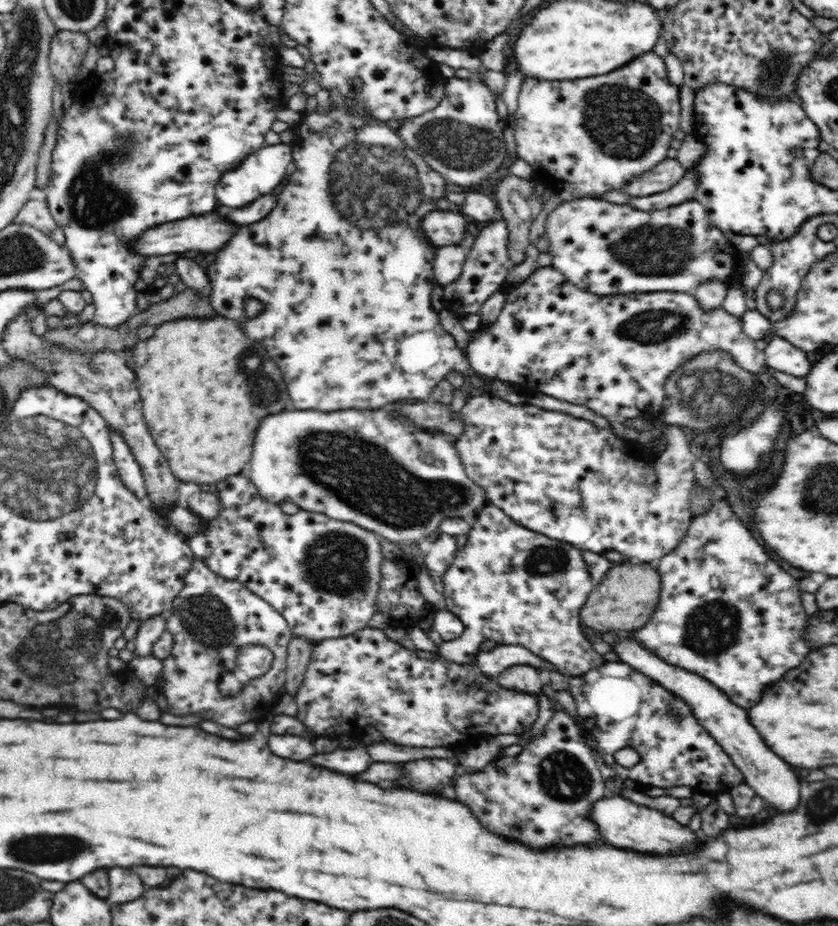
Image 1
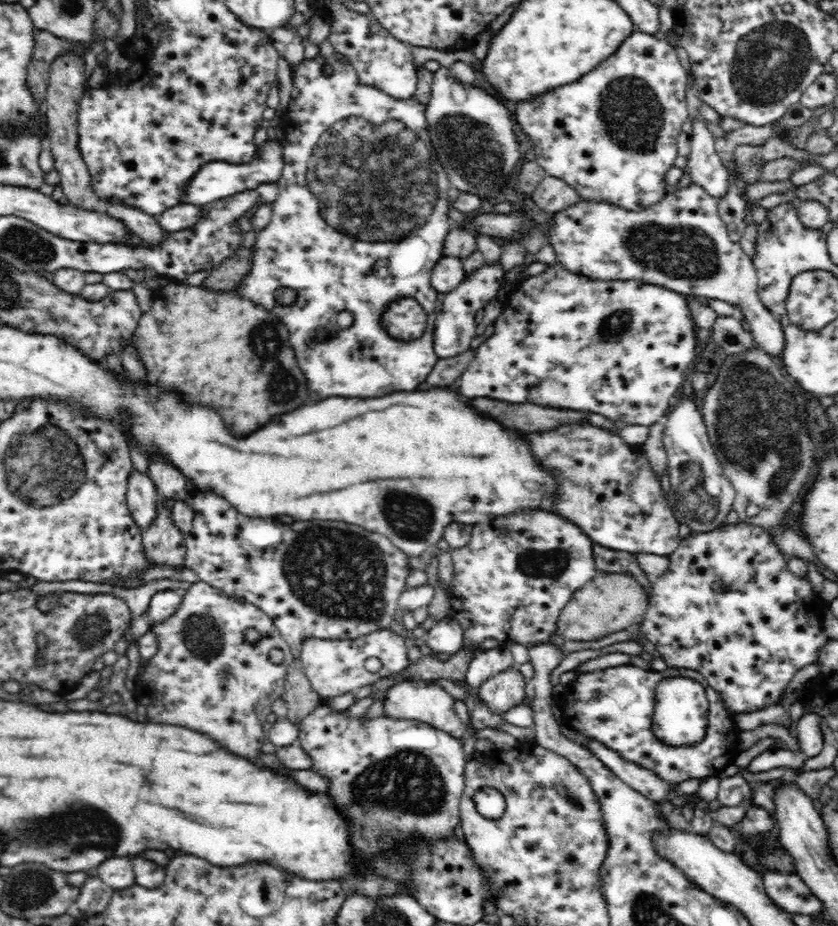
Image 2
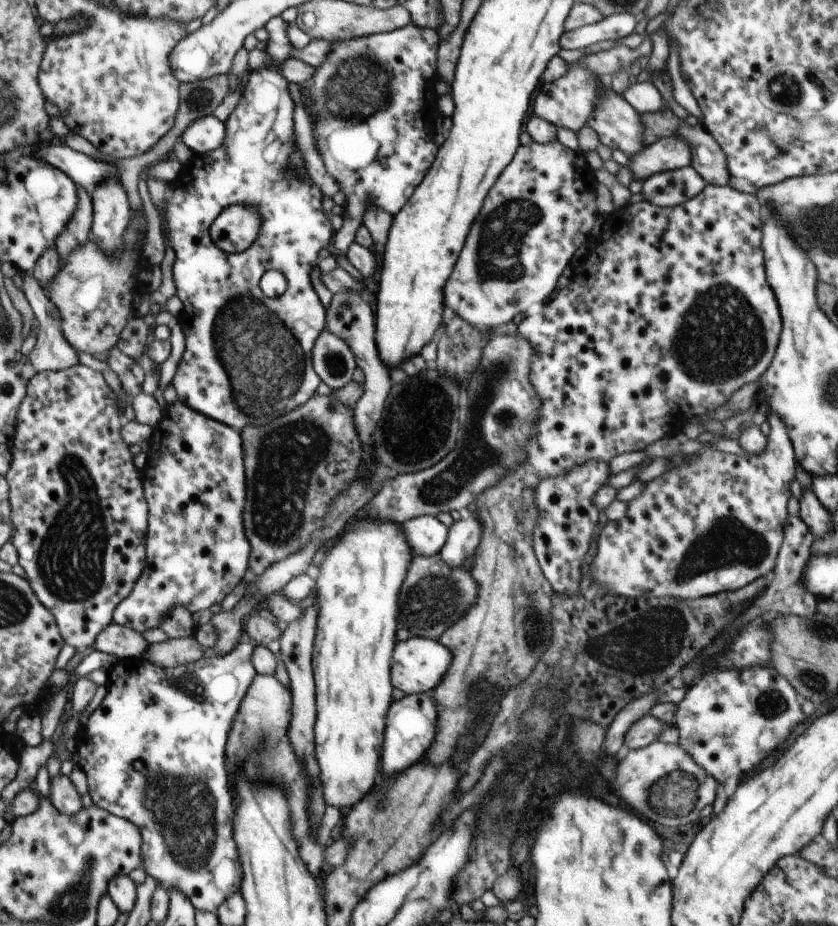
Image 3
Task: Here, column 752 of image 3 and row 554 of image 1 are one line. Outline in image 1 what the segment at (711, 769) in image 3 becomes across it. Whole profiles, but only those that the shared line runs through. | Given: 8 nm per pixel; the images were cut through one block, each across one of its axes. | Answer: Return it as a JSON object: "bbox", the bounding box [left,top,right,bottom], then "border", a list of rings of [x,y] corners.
{"bbox":[632,499,812,708],"border":[[[720,499],[714,502],[703,515],[694,516],[686,536],[680,541],[680,544],[659,559],[655,565],[660,573],[660,579],[662,579],[658,606],[656,606],[650,622],[644,628],[640,628],[638,632],[632,634],[634,640],[638,640],[638,643],[656,653],[658,657],[662,657],[662,660],[678,668],[684,668],[699,674],[702,678],[711,681],[711,684],[722,690],[734,704],[738,704],[742,708],[752,708],[762,698],[762,690],[780,680],[790,669],[796,668],[812,650],[803,639],[803,636],[807,633],[809,616],[802,607],[802,601],[800,600],[802,590],[799,588],[797,580],[786,573],[774,560],[770,559],[766,549],[758,543],[754,534],[738,519],[726,500]]]}

